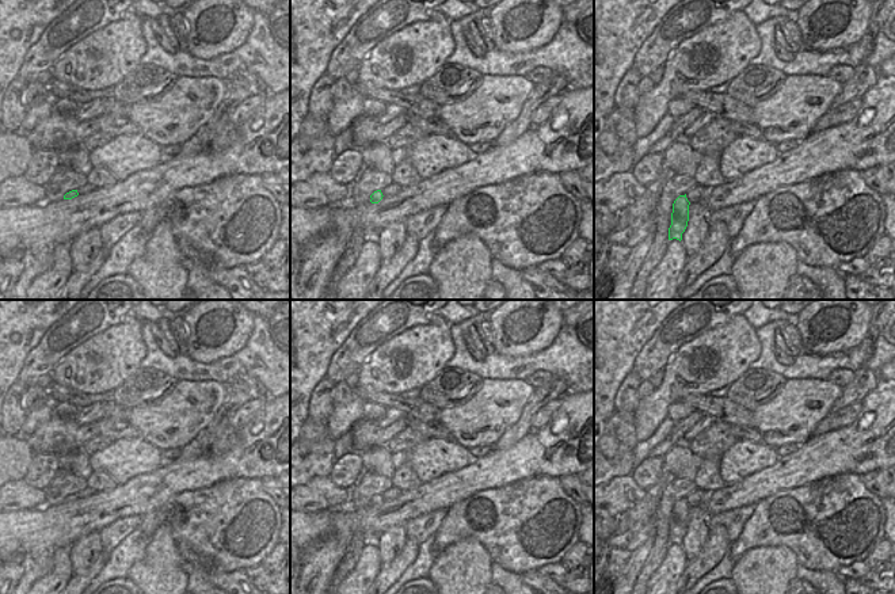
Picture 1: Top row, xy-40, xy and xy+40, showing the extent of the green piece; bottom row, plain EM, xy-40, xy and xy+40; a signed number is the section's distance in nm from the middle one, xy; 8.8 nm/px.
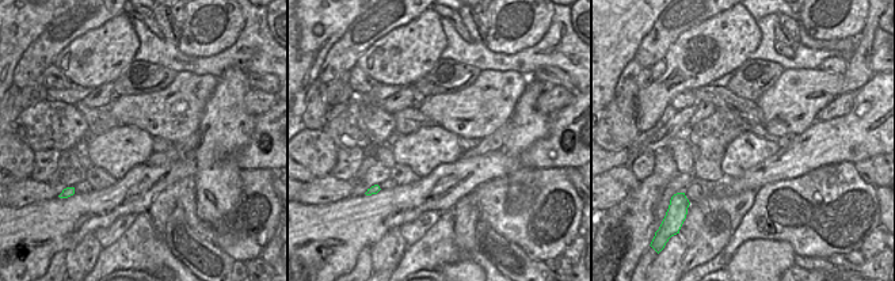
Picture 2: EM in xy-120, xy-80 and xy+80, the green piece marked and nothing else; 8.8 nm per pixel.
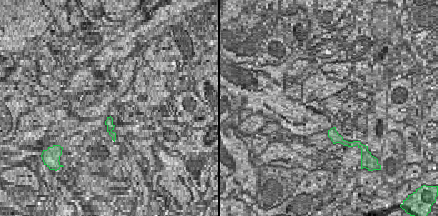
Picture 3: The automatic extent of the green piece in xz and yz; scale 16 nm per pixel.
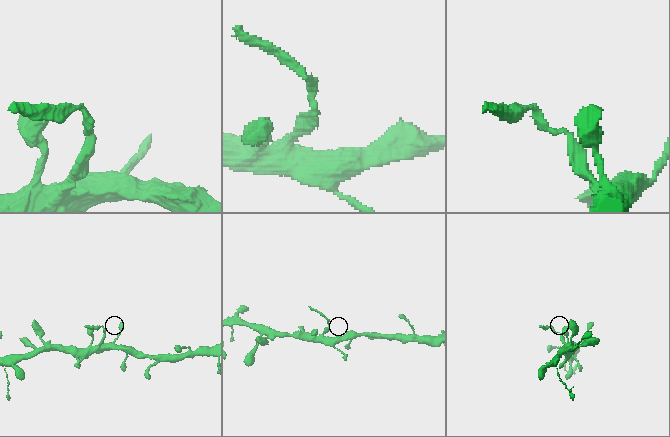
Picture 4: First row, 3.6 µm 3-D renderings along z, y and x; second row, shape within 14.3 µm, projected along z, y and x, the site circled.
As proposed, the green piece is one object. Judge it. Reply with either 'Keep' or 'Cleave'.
Cleave

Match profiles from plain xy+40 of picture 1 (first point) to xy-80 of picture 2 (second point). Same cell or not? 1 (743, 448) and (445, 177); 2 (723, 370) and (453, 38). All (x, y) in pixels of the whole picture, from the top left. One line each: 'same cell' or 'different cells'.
1: different cells
2: different cells

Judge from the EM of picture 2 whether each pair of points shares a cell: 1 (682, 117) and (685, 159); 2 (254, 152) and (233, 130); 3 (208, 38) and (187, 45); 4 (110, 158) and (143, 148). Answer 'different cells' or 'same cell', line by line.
1: different cells
2: different cells
3: same cell
4: same cell

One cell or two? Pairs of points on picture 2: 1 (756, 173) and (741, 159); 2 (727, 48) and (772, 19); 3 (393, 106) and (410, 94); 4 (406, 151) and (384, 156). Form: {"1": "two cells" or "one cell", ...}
{"1": "two cells", "2": "two cells", "3": "one cell", "4": "two cells"}

